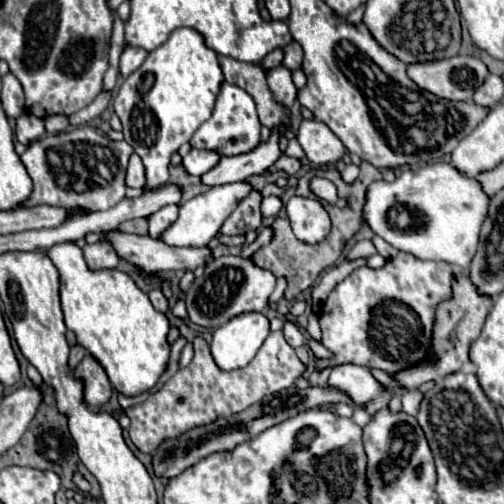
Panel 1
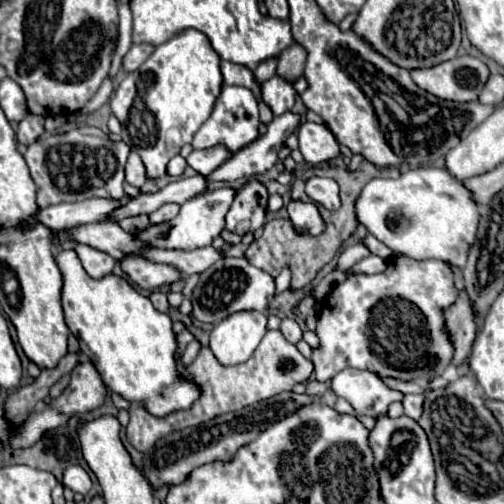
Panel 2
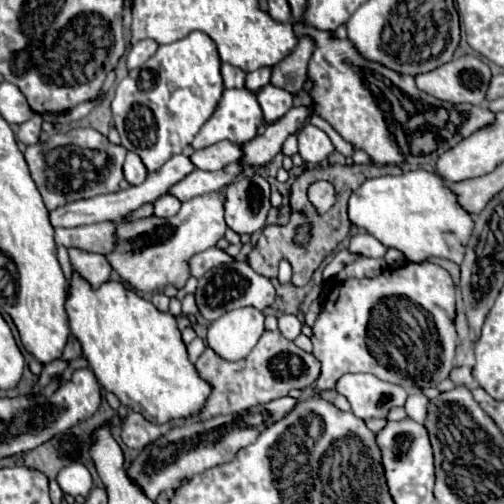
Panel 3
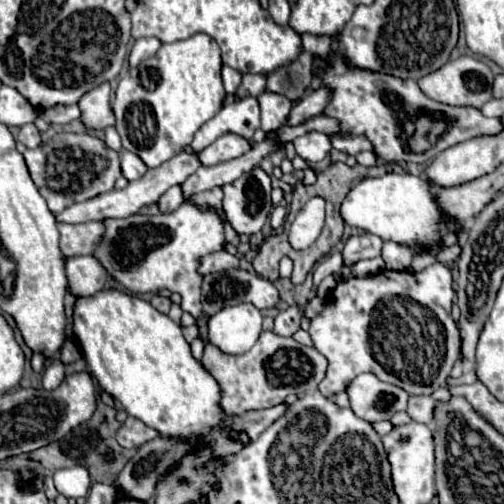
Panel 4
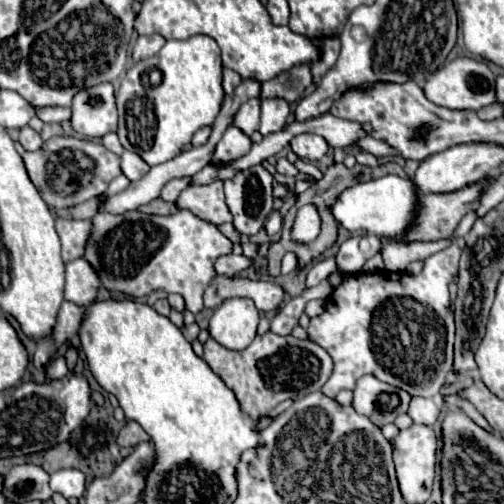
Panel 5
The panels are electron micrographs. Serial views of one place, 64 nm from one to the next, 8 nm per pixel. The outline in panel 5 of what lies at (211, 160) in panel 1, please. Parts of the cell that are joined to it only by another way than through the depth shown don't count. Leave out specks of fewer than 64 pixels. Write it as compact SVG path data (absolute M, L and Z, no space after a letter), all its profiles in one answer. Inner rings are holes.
M228 126L222 140L218 142L212 160L214 162L230 162L230 160L238 160L240 156L248 154L248 148L252 146L250 138L236 126Z

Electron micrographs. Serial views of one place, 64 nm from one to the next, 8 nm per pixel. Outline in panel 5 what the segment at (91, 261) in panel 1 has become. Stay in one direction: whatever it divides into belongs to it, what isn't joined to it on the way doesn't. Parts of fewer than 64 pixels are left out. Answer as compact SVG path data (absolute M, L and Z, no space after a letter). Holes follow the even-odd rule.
M80 258L66 264L66 284L64 284L64 300L74 302L82 308L88 308L98 294L100 280L92 266Z

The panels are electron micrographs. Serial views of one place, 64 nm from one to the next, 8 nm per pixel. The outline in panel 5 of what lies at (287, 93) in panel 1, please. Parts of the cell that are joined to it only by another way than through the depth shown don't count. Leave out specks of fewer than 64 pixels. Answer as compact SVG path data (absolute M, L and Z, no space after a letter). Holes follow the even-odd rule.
M262 100L262 120L260 120L260 134L272 134L280 132L286 124L286 118L290 114L290 108L284 100Z

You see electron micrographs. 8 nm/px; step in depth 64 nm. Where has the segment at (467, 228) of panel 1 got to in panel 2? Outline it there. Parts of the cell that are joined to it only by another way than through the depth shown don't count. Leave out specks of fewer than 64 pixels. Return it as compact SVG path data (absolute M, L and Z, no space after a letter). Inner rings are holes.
M416 168L400 174L396 180L370 180L356 198L356 220L392 248L394 254L412 256L414 260L434 258L462 268L476 240L478 206L446 168Z

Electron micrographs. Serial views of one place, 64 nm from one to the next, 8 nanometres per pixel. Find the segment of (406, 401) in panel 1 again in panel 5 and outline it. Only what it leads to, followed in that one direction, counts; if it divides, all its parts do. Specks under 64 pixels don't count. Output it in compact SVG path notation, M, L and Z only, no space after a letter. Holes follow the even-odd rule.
M414 398L414 400L410 402L408 414L410 414L410 418L412 418L416 424L432 426L432 424L438 420L440 408L438 408L438 402L432 400L432 398Z

